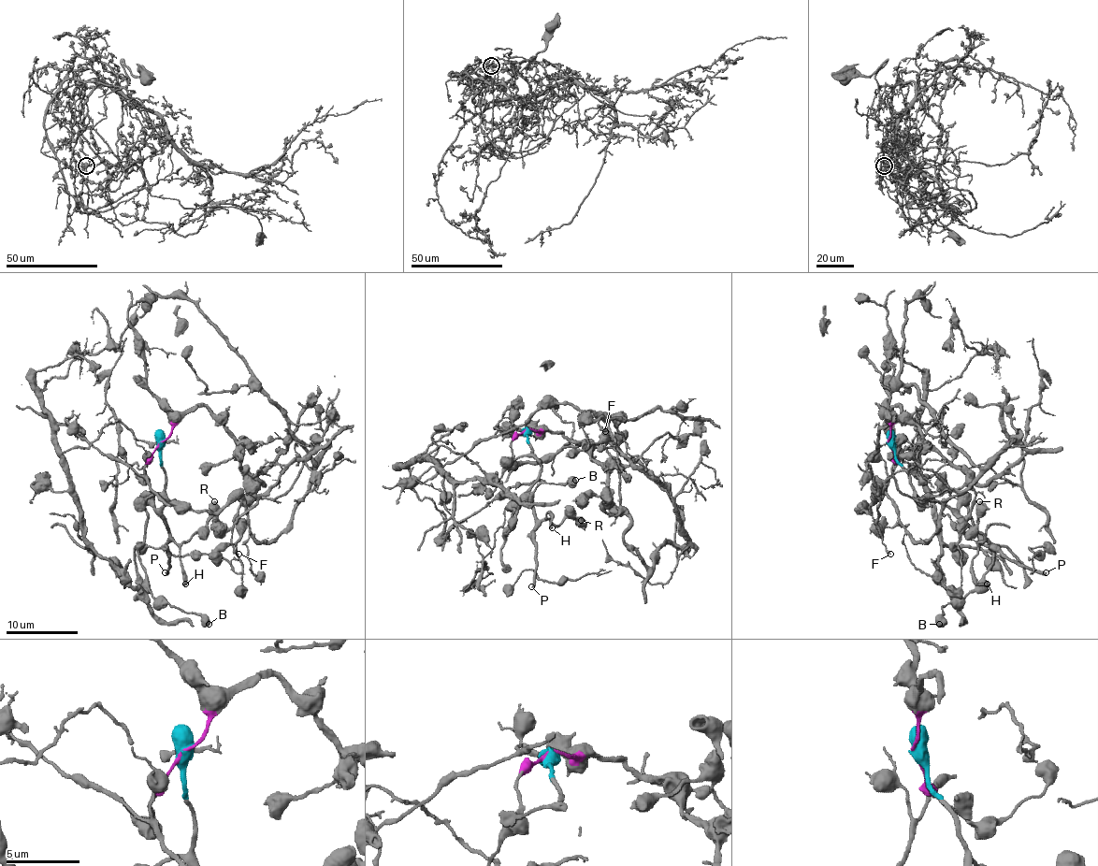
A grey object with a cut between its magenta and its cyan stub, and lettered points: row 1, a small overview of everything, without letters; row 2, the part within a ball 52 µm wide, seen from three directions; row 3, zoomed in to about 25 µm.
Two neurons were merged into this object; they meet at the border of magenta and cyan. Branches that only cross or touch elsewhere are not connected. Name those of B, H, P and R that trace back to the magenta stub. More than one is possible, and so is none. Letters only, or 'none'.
none

